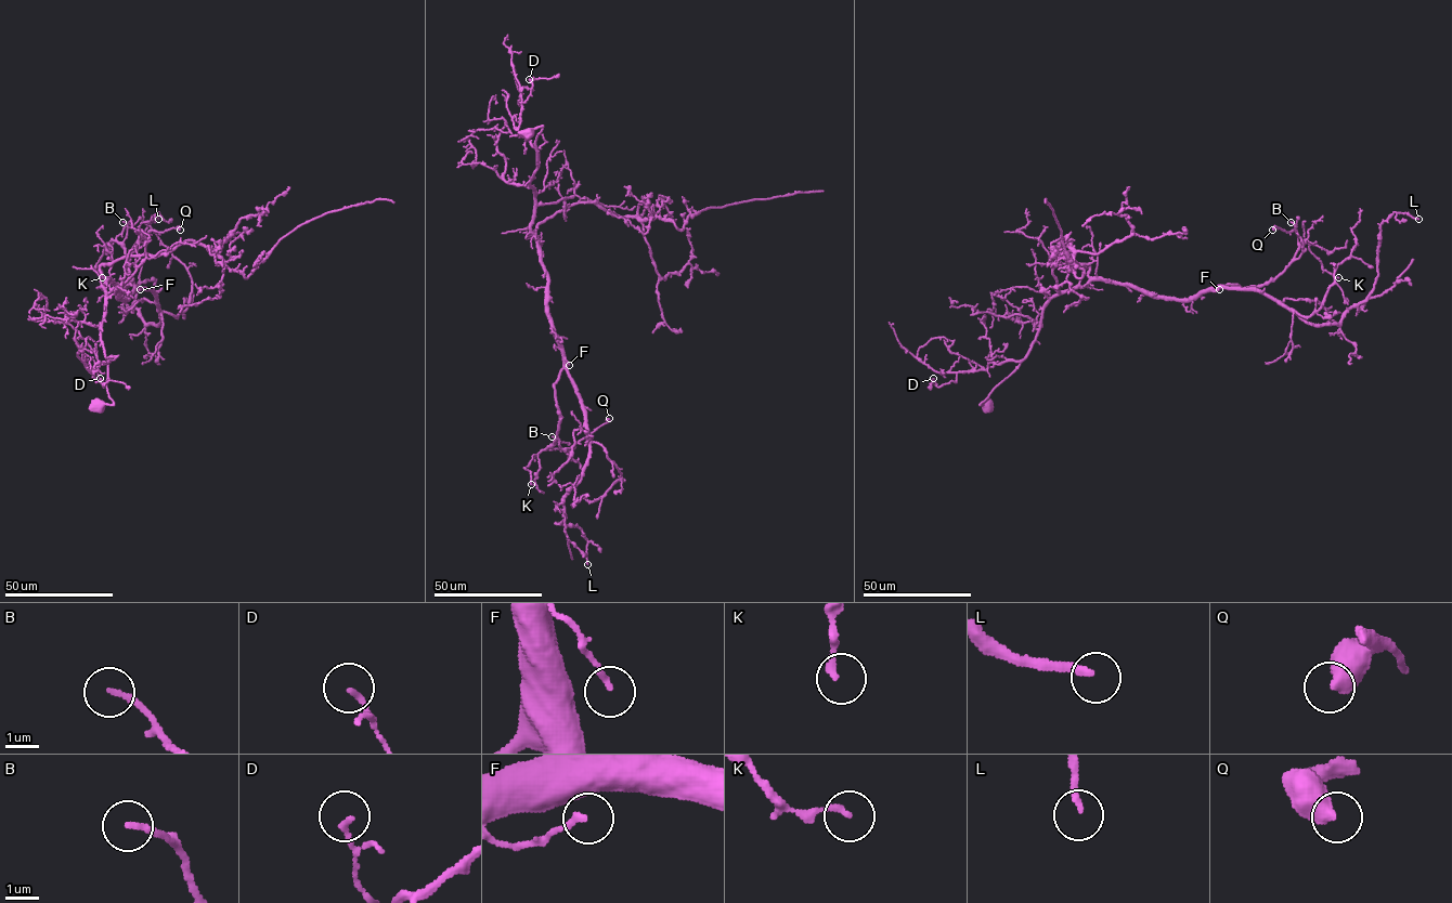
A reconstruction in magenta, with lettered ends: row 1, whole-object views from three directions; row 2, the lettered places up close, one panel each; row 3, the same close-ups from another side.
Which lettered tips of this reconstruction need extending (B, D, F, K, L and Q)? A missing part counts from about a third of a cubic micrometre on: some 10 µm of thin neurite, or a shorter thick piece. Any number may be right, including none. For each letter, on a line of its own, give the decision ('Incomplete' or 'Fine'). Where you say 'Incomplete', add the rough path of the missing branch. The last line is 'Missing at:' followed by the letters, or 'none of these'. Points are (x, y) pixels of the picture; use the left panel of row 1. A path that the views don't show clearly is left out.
B: Fine
D: Fine
F: Fine
K: Fine
L: Fine
Q: Fine
Missing at: none of these

